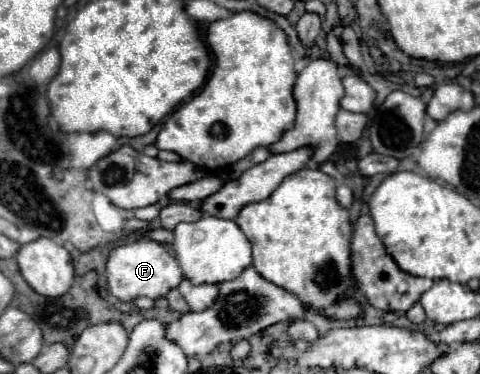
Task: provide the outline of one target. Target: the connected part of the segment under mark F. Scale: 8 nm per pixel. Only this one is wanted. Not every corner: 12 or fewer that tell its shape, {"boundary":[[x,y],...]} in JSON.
{"boundary":[[151,239],[115,247],[105,275],[121,301],[165,297],[183,279]]}

